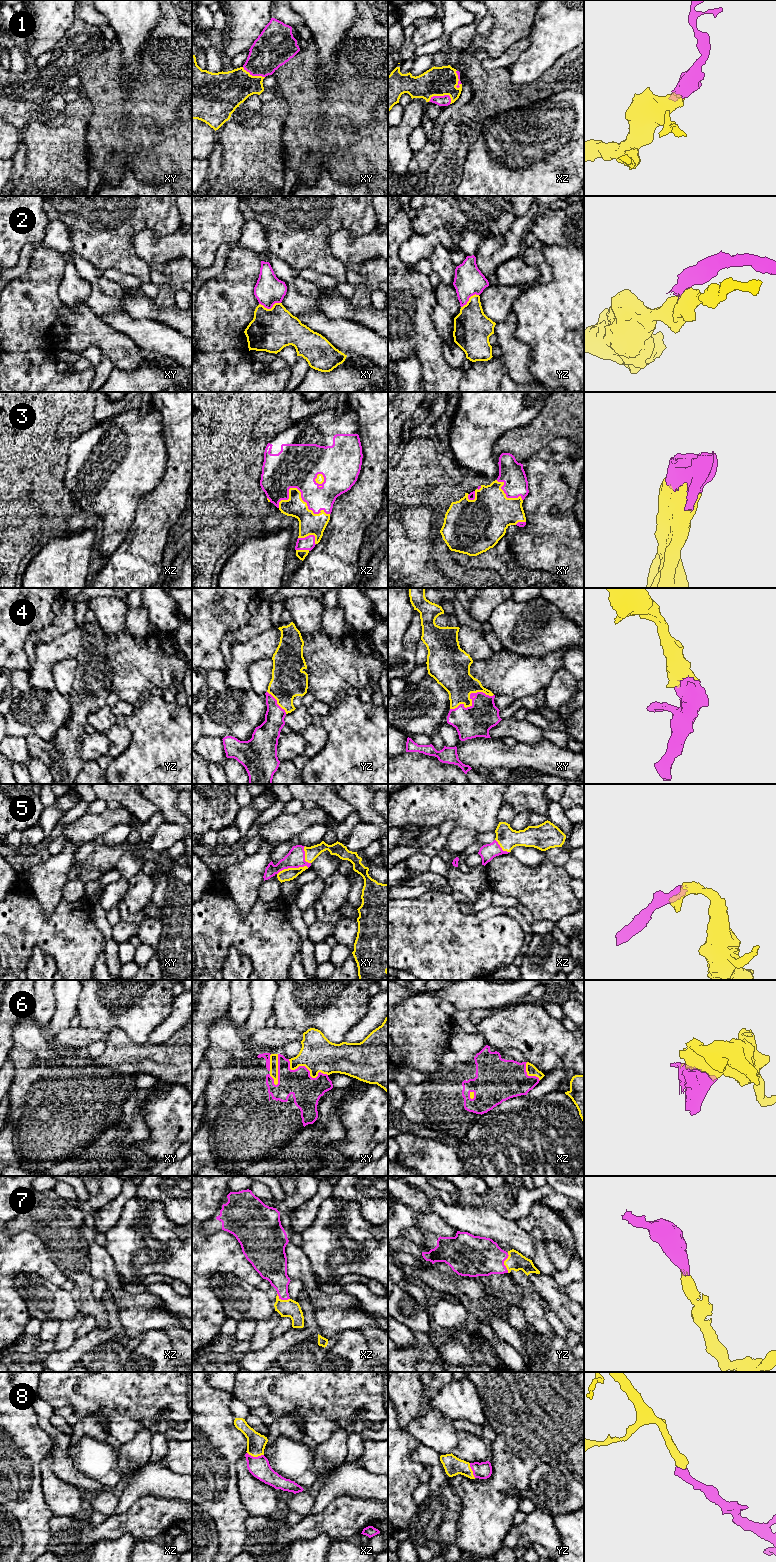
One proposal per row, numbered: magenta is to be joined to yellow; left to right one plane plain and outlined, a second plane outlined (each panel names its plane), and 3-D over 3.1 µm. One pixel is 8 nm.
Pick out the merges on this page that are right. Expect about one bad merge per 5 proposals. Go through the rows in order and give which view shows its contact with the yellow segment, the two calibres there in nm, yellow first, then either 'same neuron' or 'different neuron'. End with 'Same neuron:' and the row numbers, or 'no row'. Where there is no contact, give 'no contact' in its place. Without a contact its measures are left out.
1: meets yellow in xz; 240 nm thick on the yellow side, 90 nm on the other; same neuron
2: meets yellow in xy; 340 nm thick on the yellow side, 220 nm on the other; different neuron
3: meets yellow in xz; 180 nm thick on the yellow side, 360 nm on the other; same neuron
4: meets yellow in xy; 280 nm thick on the yellow side, 260 nm on the other; same neuron
5: meets yellow in xy; 100 nm thick on the yellow side, 150 nm on the other; same neuron
6: meets yellow in xy; 280 nm thick on the yellow side, 220 nm on the other; same neuron
7: meets yellow in yz; 150 nm thick on the yellow side, 320 nm on the other; same neuron
8: meets yellow in xz; 150 nm thick on the yellow side, 170 nm on the other; same neuron
Same neuron: 1, 3, 4, 5, 6, 7, 8

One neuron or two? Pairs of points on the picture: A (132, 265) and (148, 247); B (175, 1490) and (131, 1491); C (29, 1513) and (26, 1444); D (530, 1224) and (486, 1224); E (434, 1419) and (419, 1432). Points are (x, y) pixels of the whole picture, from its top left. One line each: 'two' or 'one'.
A: two
B: one
C: one
D: two
E: one

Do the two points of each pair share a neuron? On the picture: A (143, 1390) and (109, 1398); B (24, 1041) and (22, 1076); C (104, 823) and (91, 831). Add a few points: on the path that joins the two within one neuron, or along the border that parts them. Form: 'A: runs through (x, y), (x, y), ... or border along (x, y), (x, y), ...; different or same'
A: runs through (135, 1390), (117, 1390); same
B: runs through (24, 1050), (25, 1067); same
C: runs through (101, 823), (94, 828); same

